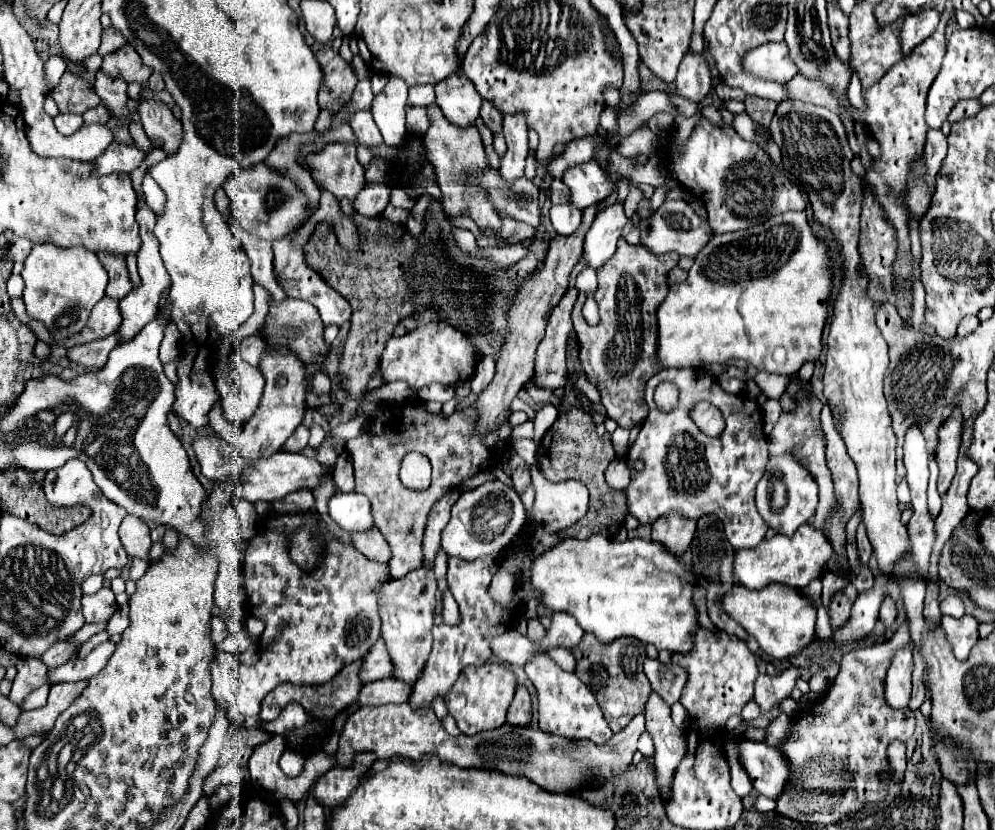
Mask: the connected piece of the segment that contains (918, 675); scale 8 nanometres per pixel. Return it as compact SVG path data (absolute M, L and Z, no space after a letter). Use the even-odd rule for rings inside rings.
M915 649L915 671L913 671L913 695L911 695L911 701L909 701L909 709L915 711L921 707L921 703L925 701L925 683L923 683L923 673L925 673L925 663L923 663L923 657L921 653Z

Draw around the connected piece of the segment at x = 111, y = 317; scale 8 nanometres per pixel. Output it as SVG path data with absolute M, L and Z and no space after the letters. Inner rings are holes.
M103 297L103 299L93 307L87 325L85 325L77 335L65 339L63 345L65 345L65 349L71 349L71 347L75 347L75 345L83 345L83 343L89 343L89 341L93 341L93 339L103 339L105 335L111 335L113 331L117 331L119 325L121 325L119 301L117 301L117 299Z

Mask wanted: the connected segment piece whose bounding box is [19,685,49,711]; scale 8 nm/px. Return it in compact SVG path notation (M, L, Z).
M43 685L39 689L35 689L33 693L29 693L25 697L25 701L19 705L21 711L29 711L29 709L39 709L47 703L47 693L49 693L49 685Z

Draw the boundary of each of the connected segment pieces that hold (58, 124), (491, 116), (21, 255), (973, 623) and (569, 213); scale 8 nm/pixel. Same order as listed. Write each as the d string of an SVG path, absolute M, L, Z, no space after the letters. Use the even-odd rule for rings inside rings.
M59 113L53 121L55 121L55 129L61 135L73 135L83 125L83 117L73 113Z
M483 101L481 119L493 133L501 133L501 129L503 129L503 113L491 101Z
M17 239L13 243L13 247L9 249L9 253L7 253L7 259L25 261L27 255L29 255L29 251L31 251L31 247L33 247L33 243L29 243L29 239Z
M965 615L961 619L943 617L941 627L945 629L945 635L953 647L953 653L957 653L957 659L965 661L969 657L971 647L979 639L979 621L971 615Z
M573 203L553 205L551 207L551 223L557 235L571 235L581 225L581 211Z

